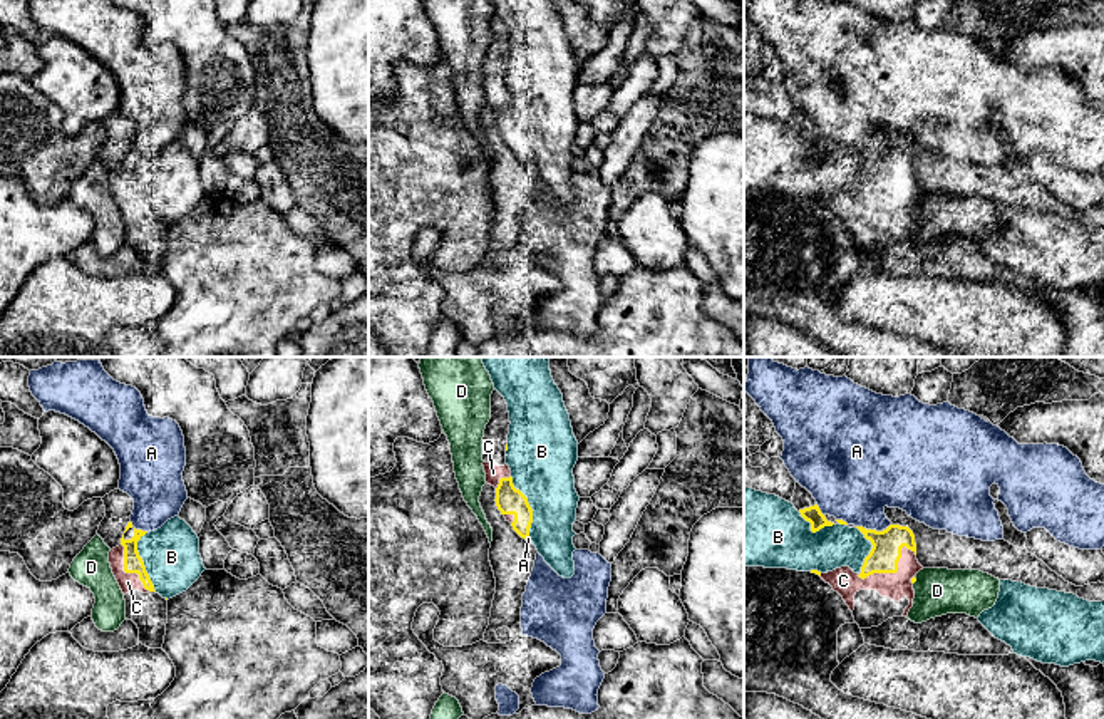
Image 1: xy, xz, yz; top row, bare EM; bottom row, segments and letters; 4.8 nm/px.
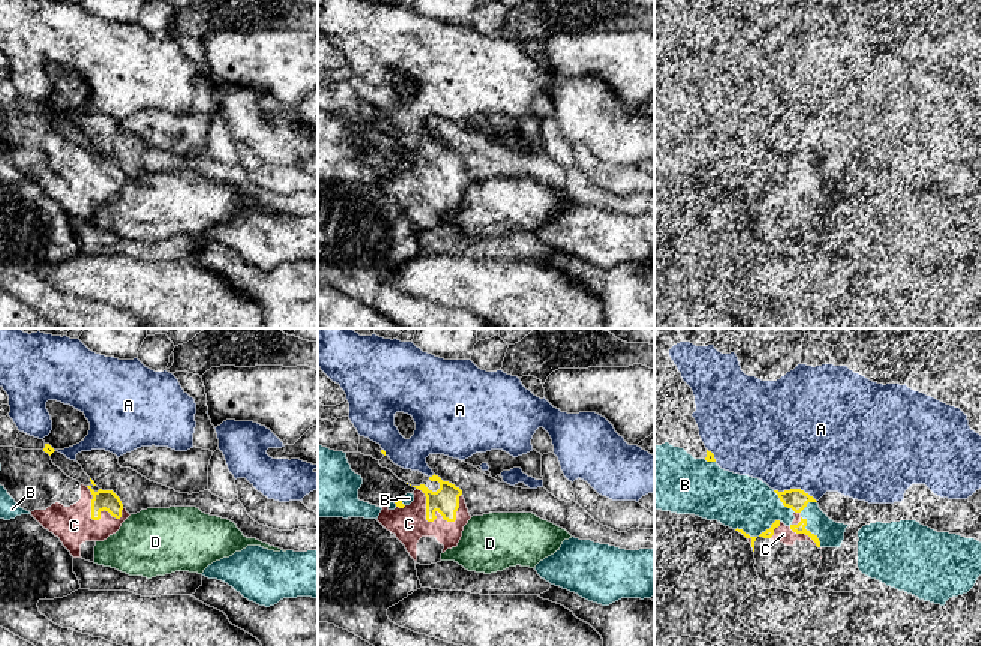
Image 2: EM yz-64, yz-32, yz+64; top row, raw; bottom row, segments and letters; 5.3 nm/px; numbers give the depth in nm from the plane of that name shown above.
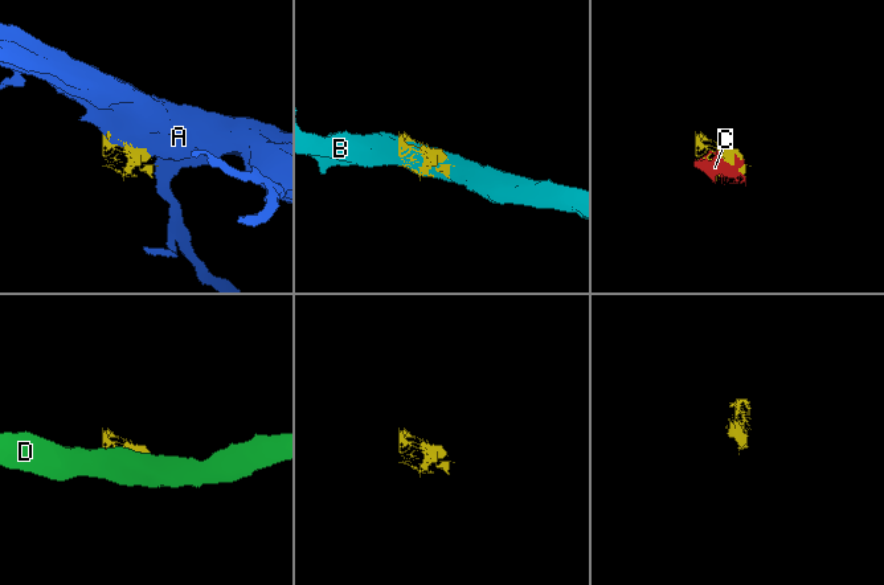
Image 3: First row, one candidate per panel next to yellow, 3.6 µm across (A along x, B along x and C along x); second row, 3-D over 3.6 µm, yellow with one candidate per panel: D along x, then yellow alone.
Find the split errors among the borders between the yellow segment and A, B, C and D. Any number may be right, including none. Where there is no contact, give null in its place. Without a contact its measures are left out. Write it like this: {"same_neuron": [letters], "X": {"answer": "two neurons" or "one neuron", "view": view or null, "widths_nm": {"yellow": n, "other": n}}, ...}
{"same_neuron": ["C"], "A": {"answer": "two neurons", "view": "yz", "widths_nm": {"yellow": 140, "other": 380}}, "B": {"answer": "two neurons", "view": "xz", "widths_nm": {"yellow": 130, "other": 320}}, "C": {"answer": "one neuron", "view": "yz", "widths_nm": {"yellow": 140, "other": 130}}, "D": {"answer": "two neurons", "view": "yz", "widths_nm": {"yellow": 20, "other": 220}}}

